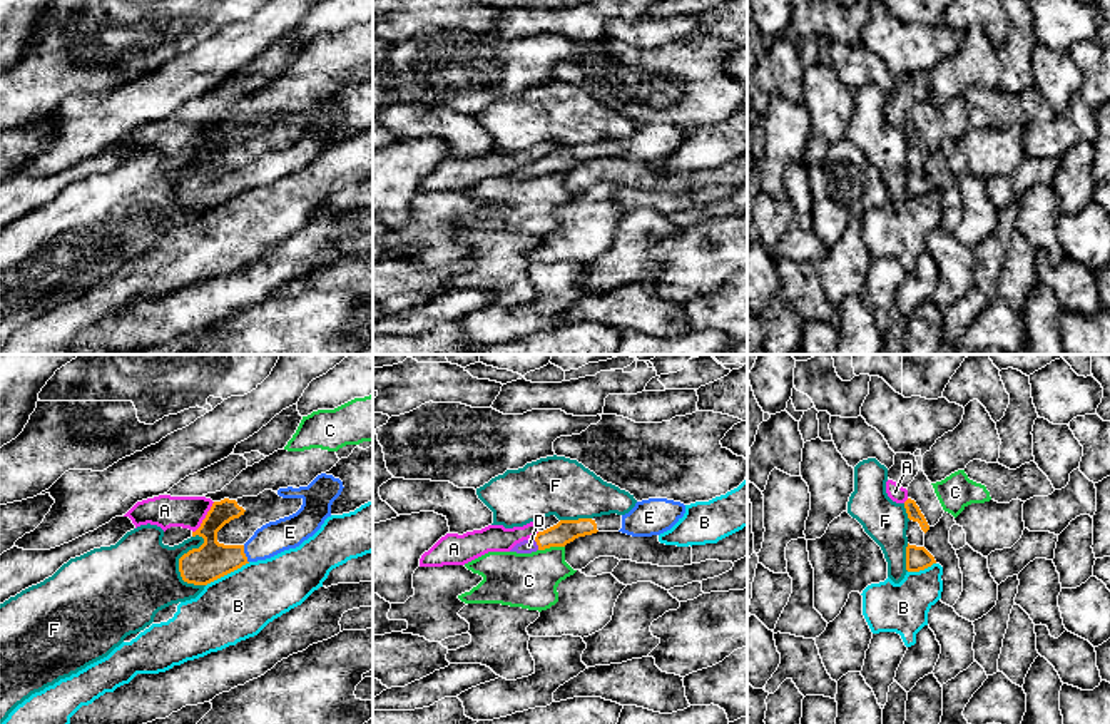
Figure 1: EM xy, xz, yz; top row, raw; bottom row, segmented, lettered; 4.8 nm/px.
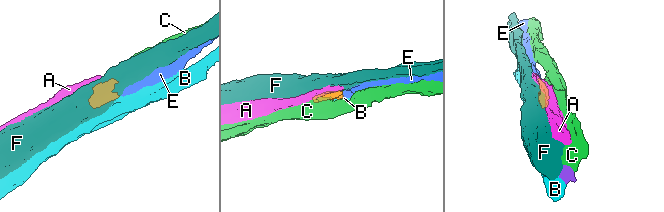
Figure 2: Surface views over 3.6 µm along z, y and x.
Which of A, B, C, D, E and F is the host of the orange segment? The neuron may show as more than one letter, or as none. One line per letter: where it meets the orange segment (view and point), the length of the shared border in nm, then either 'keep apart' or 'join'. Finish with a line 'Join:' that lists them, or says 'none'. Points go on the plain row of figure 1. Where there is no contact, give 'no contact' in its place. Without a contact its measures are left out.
A: meets orange in xy at (206, 142); contact 190 nm long; keep apart
B: meets orange in xy at (228, 198); contact 240 nm long; keep apart
C: meets orange in xz at (550, 171); contact 130 nm long; keep apart
D: meets orange in xz at (537, 169); contact 70 nm long; join
E: meets orange in xy at (244, 179); contact 90 nm long; join
F: meets orange in xy at (179, 189); contact 260 nm long; keep apart
Join: D, E

